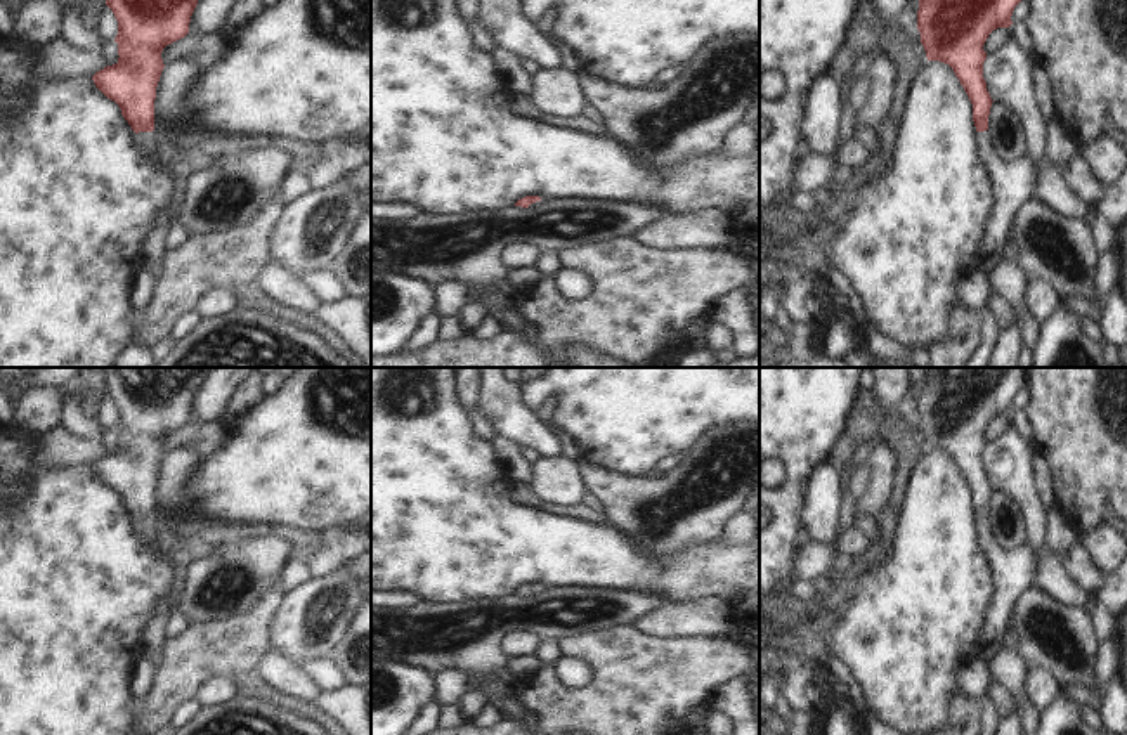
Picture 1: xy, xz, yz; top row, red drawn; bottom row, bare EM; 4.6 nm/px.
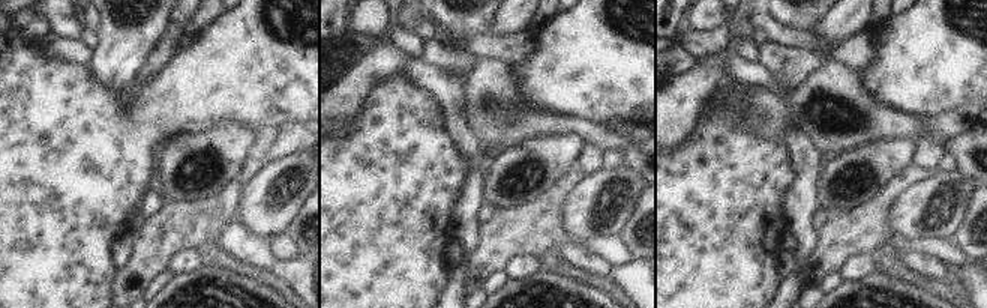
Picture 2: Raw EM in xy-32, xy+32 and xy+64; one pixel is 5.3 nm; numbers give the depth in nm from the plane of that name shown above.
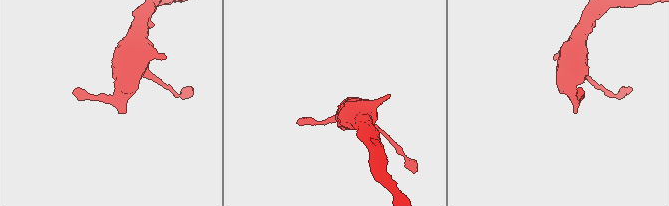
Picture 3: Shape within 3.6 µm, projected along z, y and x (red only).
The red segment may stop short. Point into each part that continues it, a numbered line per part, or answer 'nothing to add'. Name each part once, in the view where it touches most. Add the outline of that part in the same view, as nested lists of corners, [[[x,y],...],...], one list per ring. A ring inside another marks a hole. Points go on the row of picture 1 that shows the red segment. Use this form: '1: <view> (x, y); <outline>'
1: xy (146, 141); [[[139,132],[135,133],[135,142],[140,149],[140,153],[147,158],[154,158],[158,153],[158,142],[153,132]]]

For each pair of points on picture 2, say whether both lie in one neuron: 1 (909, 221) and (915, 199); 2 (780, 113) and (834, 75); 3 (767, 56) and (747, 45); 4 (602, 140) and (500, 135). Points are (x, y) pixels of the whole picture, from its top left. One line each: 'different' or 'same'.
1: same
2: same
3: different
4: same

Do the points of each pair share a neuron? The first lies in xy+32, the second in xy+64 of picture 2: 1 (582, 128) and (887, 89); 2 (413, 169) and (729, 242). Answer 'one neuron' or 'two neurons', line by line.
1: two neurons
2: one neuron

